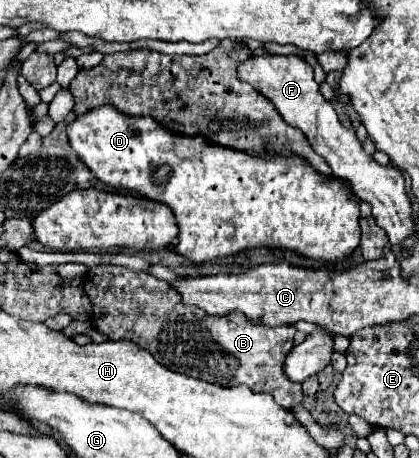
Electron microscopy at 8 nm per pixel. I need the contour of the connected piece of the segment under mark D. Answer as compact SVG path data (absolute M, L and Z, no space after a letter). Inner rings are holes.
M109 105L79 115L69 123L67 135L71 147L99 181L115 189L137 191L173 209L179 225L175 253L195 265L213 263L253 247L285 249L313 261L341 263L347 261L359 245L359 203L353 199L349 187L341 179L317 175L305 159L245 155L235 149L211 145L201 137L169 133L151 117L127 117Z

